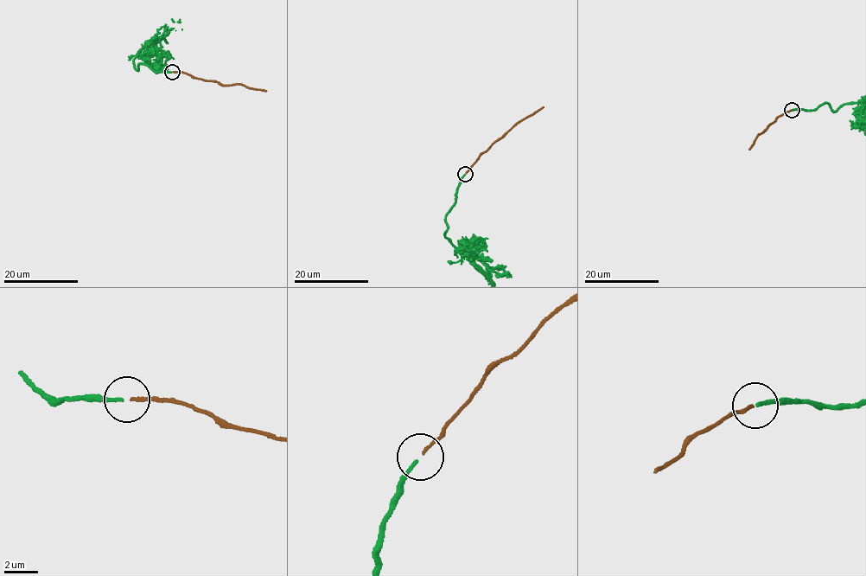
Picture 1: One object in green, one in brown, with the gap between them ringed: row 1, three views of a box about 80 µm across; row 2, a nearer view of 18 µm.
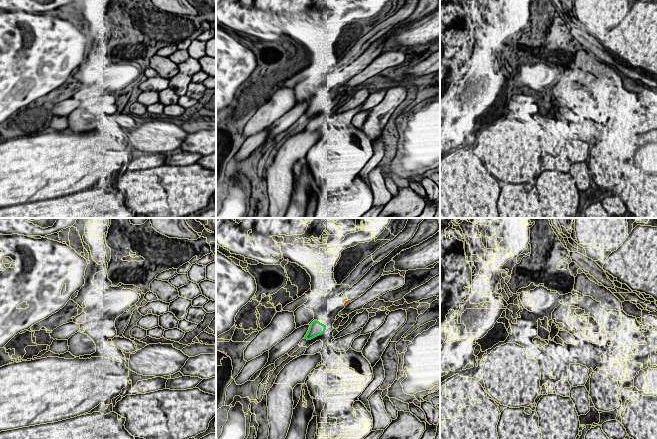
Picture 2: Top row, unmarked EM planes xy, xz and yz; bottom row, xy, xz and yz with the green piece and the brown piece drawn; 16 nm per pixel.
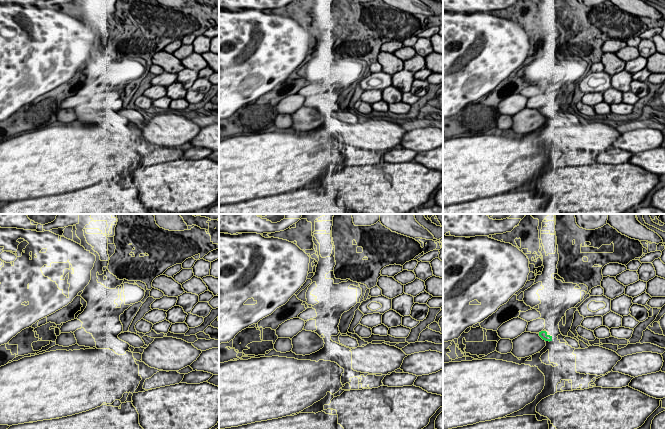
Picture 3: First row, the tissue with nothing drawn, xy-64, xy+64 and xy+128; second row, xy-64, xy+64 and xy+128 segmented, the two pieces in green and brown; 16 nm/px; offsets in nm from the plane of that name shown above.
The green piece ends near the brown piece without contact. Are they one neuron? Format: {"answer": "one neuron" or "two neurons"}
{"answer": "two neurons"}

